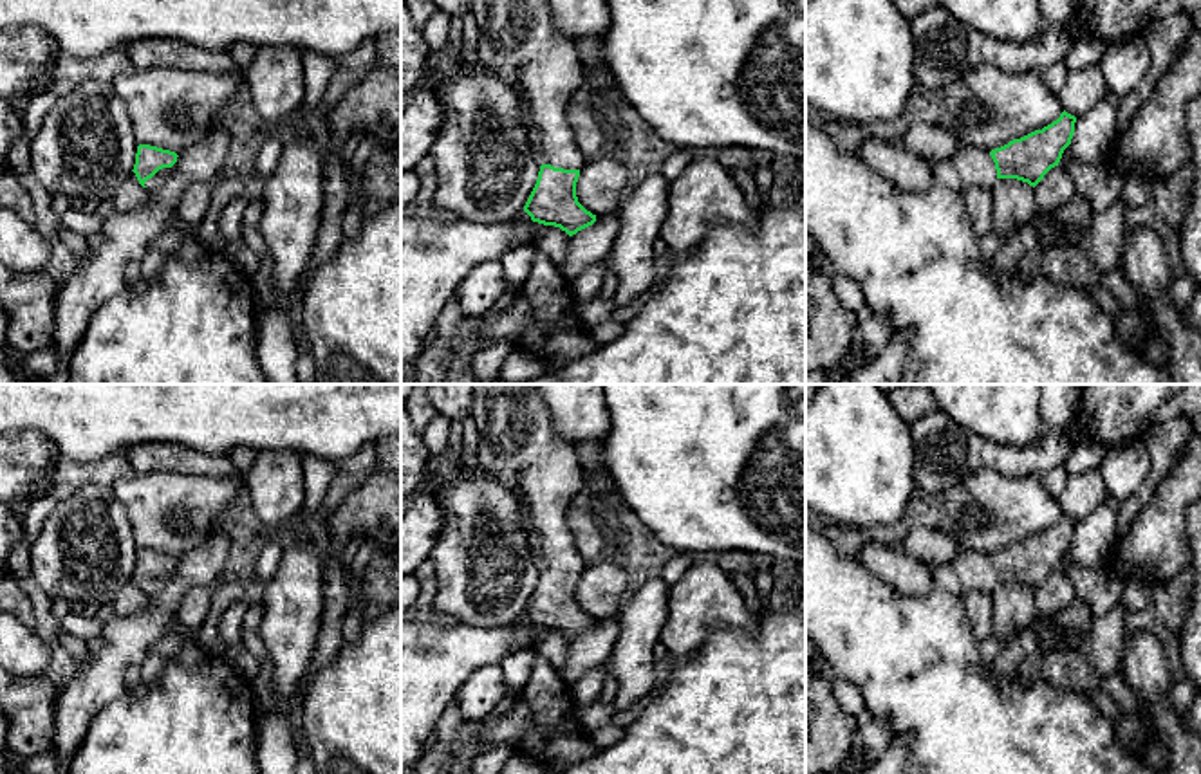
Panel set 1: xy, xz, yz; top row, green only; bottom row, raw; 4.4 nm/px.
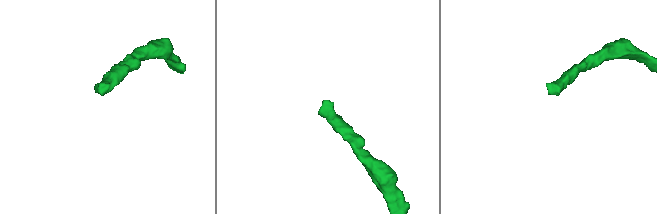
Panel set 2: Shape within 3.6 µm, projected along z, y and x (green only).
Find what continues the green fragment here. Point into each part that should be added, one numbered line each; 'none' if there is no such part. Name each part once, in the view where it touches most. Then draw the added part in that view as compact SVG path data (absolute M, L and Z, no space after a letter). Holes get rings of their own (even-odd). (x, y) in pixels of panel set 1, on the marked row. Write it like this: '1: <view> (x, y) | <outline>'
1: xz (519, 42) | M471 0L471 14L477 20L479 61L513 81L524 94L524 123L535 146L536 162L563 170L582 170L585 157L580 152L569 119L573 96L589 87L578 60L576 43L562 38L545 0Z

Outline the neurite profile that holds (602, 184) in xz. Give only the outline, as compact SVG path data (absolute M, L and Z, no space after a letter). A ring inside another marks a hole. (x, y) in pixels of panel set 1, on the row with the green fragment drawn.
M610 159L587 161L576 182L578 202L596 217L618 211L628 191L628 170Z

